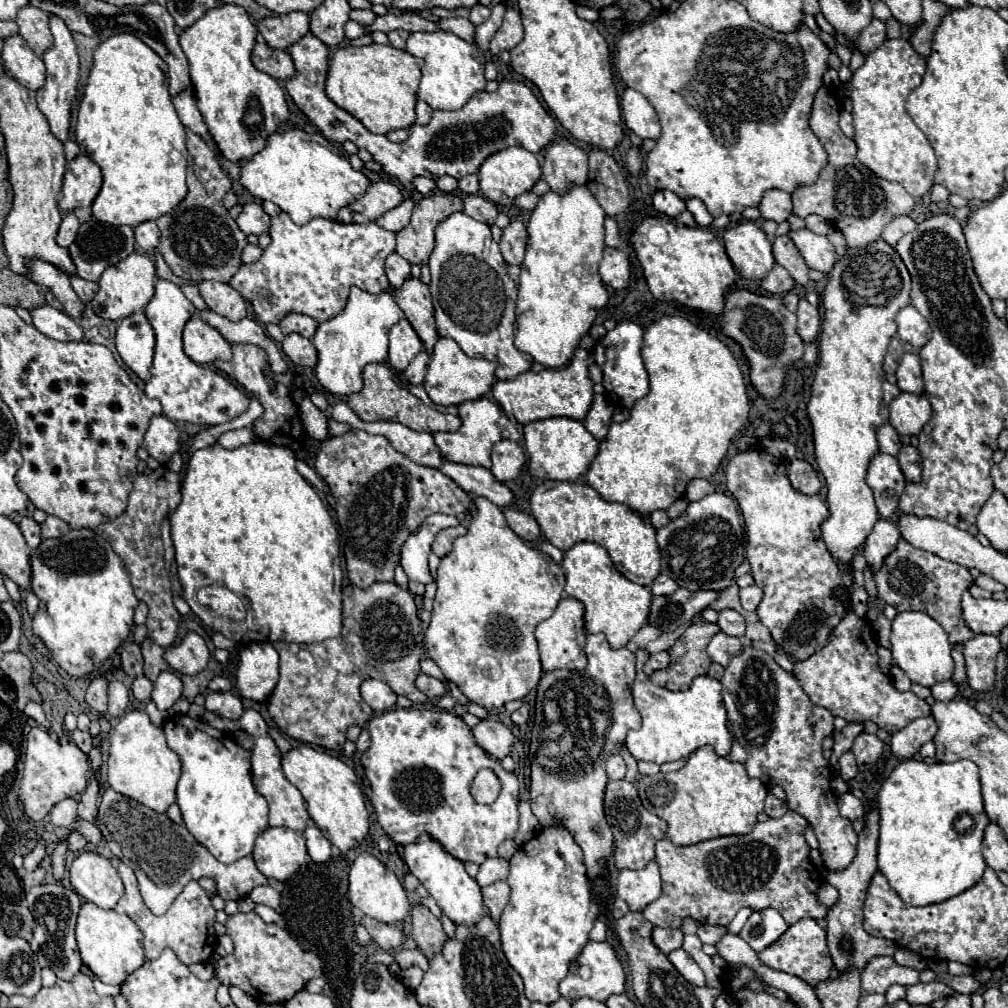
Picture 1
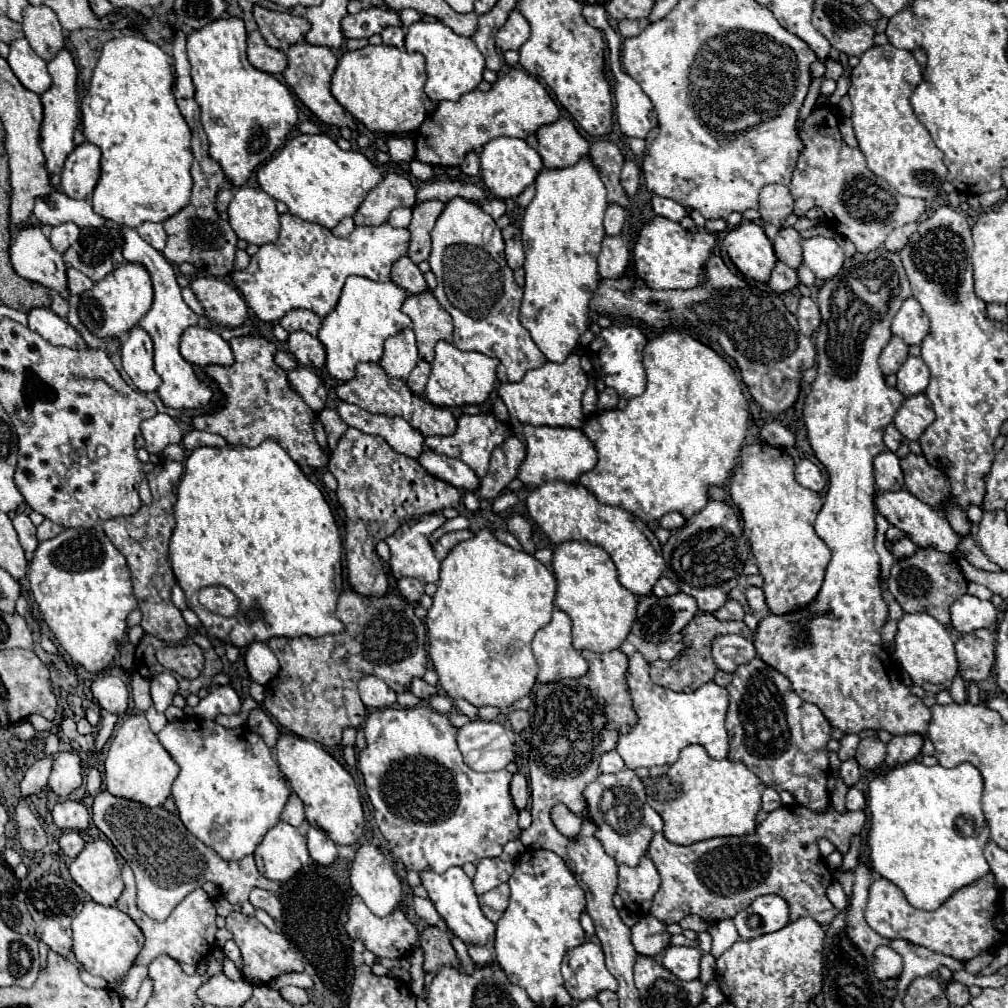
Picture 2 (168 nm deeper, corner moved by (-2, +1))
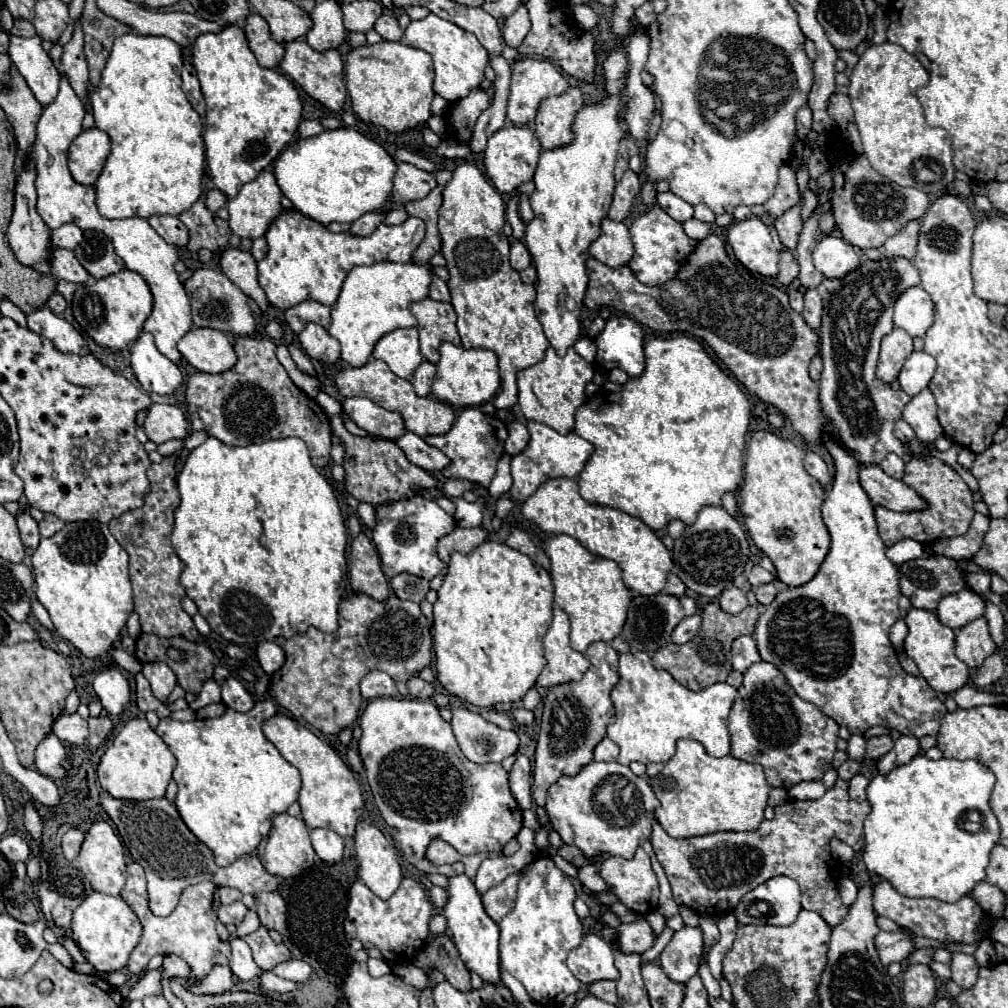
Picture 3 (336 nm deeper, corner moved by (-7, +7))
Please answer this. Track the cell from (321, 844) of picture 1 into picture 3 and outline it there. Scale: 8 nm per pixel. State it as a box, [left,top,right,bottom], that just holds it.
[309,828,343,862]

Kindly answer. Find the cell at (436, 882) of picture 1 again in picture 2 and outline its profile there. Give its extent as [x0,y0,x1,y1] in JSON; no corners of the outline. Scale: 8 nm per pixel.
[420,868,496,946]

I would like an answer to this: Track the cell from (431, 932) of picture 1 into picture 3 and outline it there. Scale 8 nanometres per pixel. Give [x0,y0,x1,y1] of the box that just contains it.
[413,934,471,992]

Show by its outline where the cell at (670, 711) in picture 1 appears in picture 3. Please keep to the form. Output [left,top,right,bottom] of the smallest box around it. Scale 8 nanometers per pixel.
[607,652,737,764]

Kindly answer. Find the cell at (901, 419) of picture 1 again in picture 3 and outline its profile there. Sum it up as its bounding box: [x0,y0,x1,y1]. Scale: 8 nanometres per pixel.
[903,390,943,442]

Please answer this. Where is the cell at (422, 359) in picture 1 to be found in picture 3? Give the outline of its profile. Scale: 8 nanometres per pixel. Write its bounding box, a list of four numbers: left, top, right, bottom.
[411,362,435,396]

